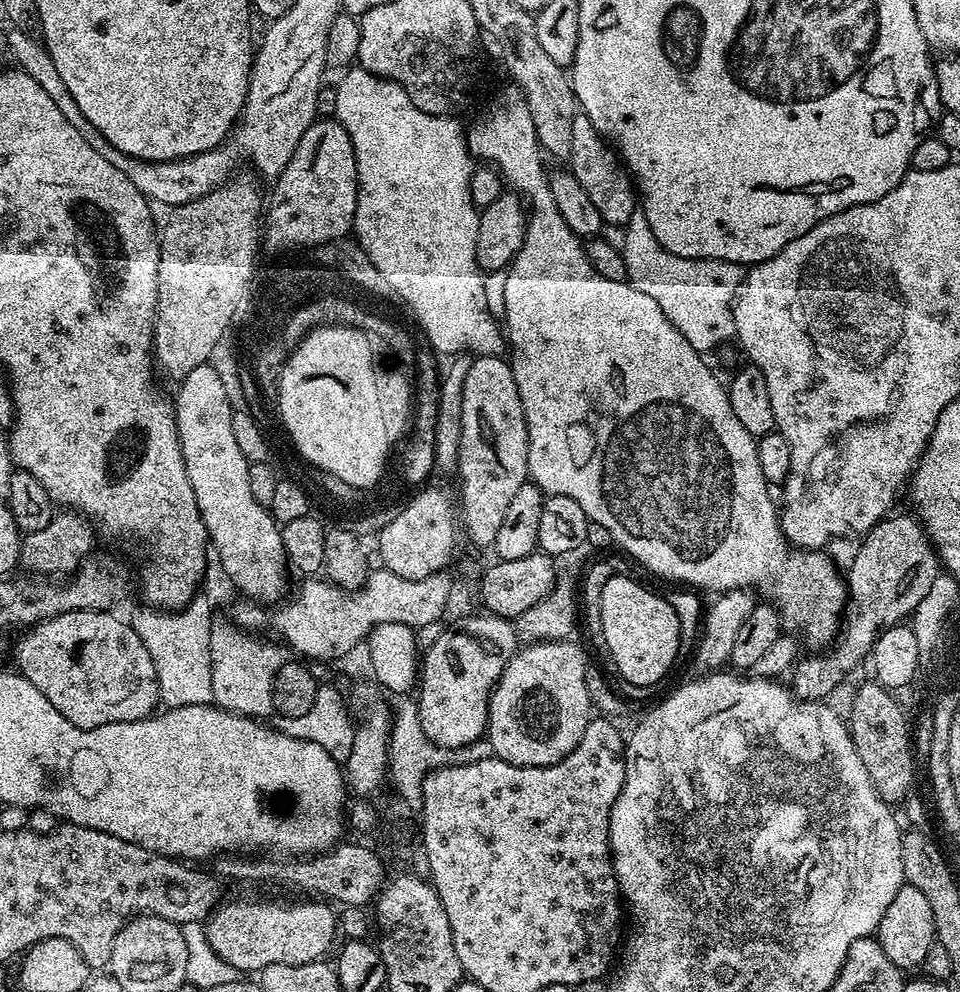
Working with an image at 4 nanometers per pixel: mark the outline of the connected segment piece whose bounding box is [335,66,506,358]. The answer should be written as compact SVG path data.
M352 66L343 73L344 76L338 83L338 95L336 97L335 119L350 134L350 140L354 142L354 158L358 178L356 179L356 223L354 225L354 240L366 252L370 262L390 282L393 297L404 299L406 307L412 311L414 319L420 323L423 339L430 342L430 346L441 357L451 358L457 354L468 351L473 357L478 356L504 356L506 352L506 336L498 323L497 317L488 313L486 306L486 290L484 289L485 273L476 261L476 243L478 242L478 222L480 212L471 198L471 178L474 171L474 157L468 151L468 142L465 129L460 129L460 124L451 115L431 116L418 110L414 103L410 102L406 90L393 80L386 80L376 76L361 66Z

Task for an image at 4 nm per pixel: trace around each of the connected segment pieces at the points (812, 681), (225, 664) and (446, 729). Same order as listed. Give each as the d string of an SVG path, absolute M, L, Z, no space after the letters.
M889 515L879 520L869 532L863 533L860 545L852 556L852 565L846 568L846 623L835 641L834 649L820 654L808 654L808 657L797 659L790 673L790 687L793 696L798 700L823 701L844 680L847 672L852 672L860 663L865 663L866 657L871 653L874 642L886 628L893 628L896 624L907 621L922 598L929 593L937 575L942 572L940 557L936 555L936 549L932 547L932 541L928 539L928 533L924 531L924 525L915 515L896 516Z
M213 619L212 633L210 634L210 662L212 663L212 683L211 699L219 707L225 708L228 712L236 712L239 716L254 716L257 718L268 718L273 715L272 703L274 702L274 674L282 670L290 659L290 652L283 643L275 644L272 640L259 640L252 636L251 631L237 626L231 619Z
M483 615L468 616L465 620L458 621L449 632L442 633L425 652L423 649L422 663L418 668L418 711L422 730L426 730L426 738L430 738L430 742L434 742L437 748L464 748L487 733L488 703L492 691L496 689L496 683L518 651L515 623L505 620L503 616Z

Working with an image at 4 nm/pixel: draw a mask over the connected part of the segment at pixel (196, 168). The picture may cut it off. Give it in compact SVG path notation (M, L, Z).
M88 128L84 132L86 142L90 142L93 150L98 150L110 166L115 166L138 186L140 193L146 197L153 205L168 204L169 209L179 208L180 205L197 200L212 192L217 186L225 183L229 179L228 171L232 168L232 156L225 150L213 150L211 152L200 152L196 156L185 156L183 160L154 160L145 162L139 160L137 156L126 154L122 150L115 148L96 128Z

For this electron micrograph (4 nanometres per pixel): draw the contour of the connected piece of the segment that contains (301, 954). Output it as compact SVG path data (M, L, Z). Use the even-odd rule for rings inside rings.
M232 900L229 904L227 904L227 902L221 903L206 921L208 941L212 949L216 952L216 956L222 958L222 962L234 966L241 974L258 974L266 966L274 966L275 964L305 964L306 962L314 962L325 955L323 952L327 950L332 939L338 936L337 913L332 913L331 910L327 908L327 906L329 907L327 903L318 903L322 904L283 904L280 900Z

